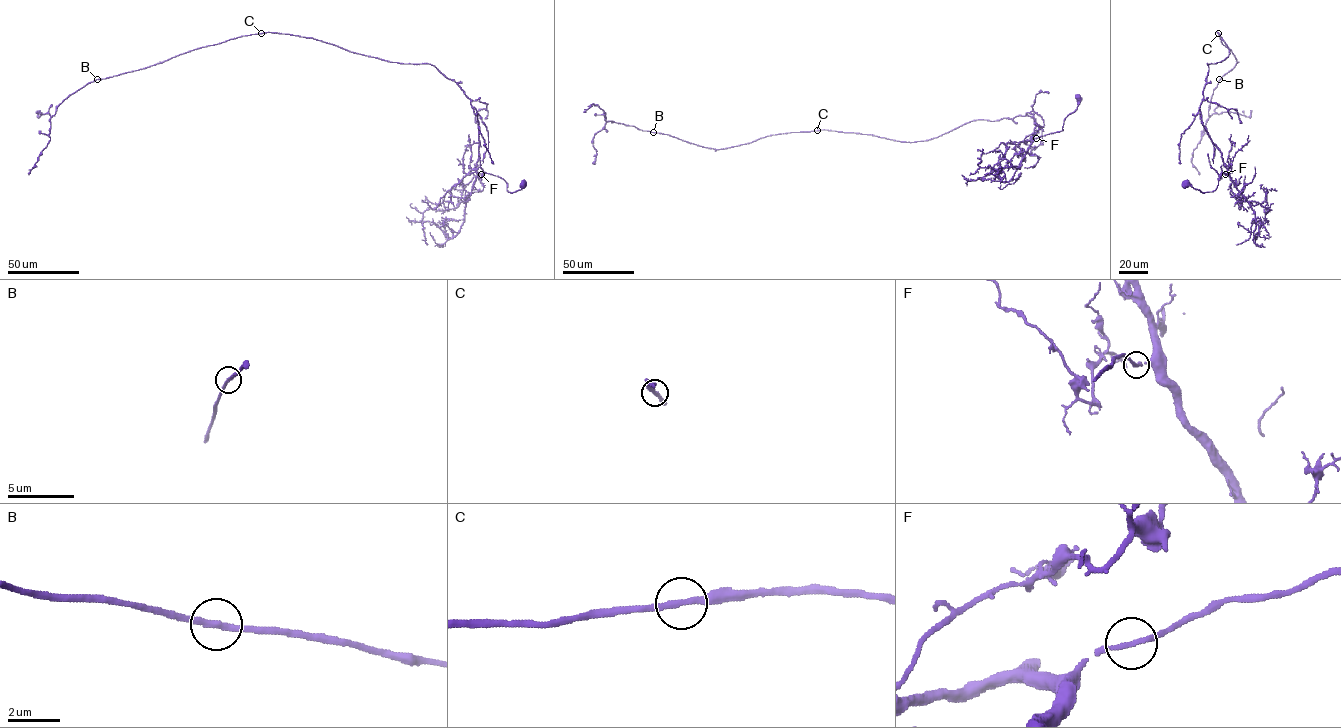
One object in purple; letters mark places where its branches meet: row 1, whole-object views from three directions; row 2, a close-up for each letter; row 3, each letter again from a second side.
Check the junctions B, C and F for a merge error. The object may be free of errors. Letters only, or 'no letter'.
no letter

